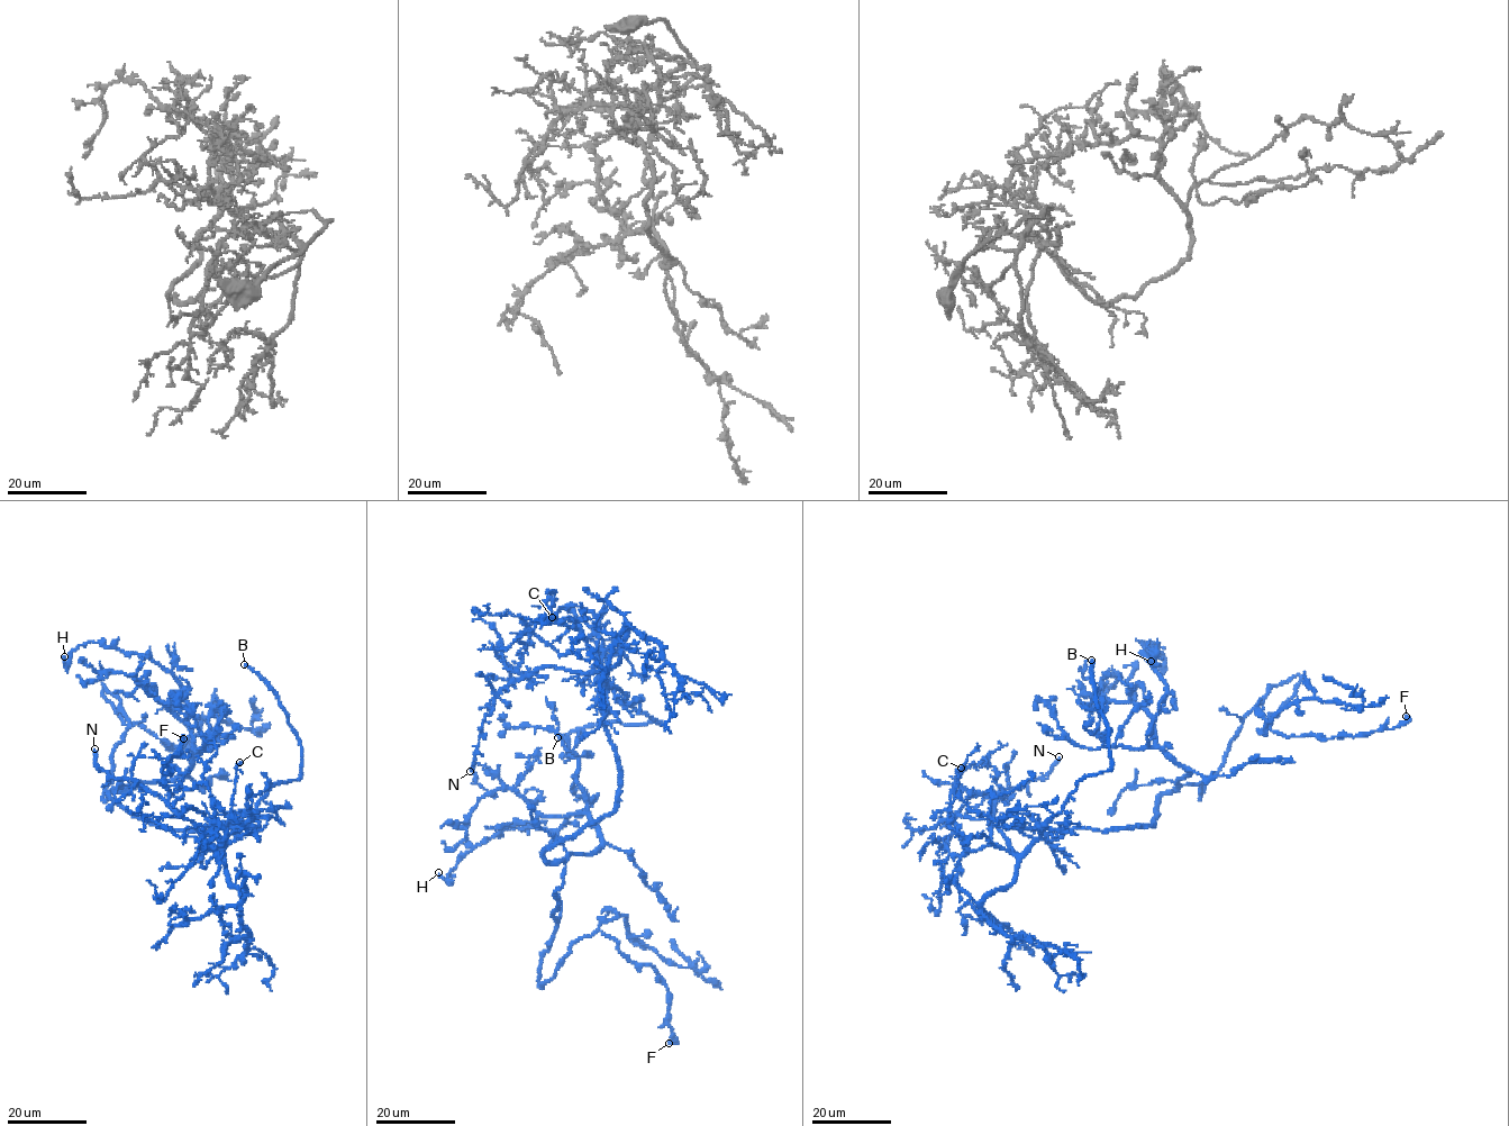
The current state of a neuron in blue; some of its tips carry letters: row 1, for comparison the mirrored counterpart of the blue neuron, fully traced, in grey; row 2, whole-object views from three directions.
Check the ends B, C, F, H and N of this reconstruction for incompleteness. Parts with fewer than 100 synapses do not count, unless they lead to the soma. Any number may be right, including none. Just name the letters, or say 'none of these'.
B

